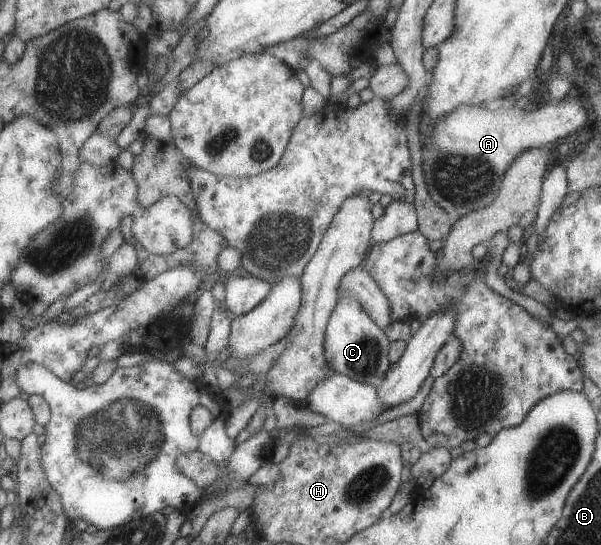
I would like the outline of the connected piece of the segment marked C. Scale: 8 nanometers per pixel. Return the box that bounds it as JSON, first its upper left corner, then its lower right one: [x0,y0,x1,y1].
[324,295,389,386]

